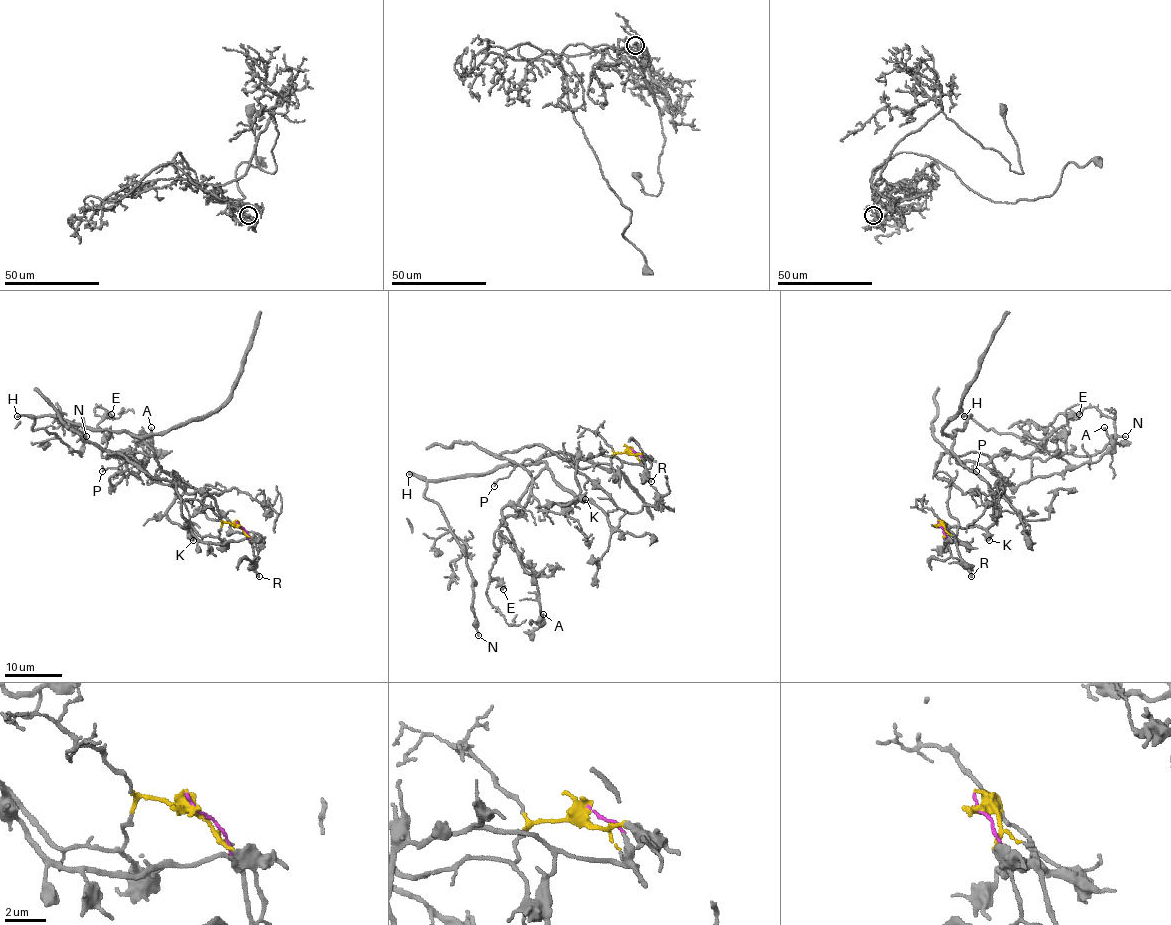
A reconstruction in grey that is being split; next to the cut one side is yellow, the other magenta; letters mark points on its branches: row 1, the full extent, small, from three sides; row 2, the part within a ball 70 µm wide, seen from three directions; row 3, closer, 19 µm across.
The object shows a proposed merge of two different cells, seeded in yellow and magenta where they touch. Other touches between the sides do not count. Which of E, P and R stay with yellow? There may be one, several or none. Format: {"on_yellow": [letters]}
{"on_yellow": ["E", "P"]}

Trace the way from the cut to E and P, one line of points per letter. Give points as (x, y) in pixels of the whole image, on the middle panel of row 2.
E: (630, 449), (579, 467), (538, 444), (500, 454), (532, 477), (526, 505), (493, 542), (490, 575), (503, 589)
P: (630, 449), (609, 463), (579, 467), (572, 457), (536, 444), (500, 454), (516, 466), (494, 486)

